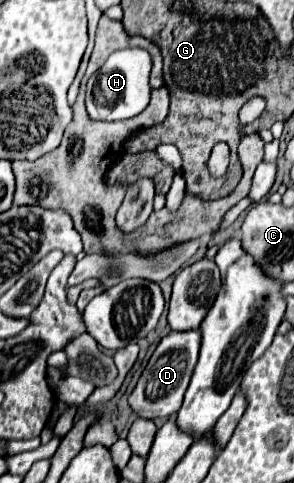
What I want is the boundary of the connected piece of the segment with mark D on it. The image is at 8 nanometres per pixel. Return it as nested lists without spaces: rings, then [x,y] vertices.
[[[189,330],[189,332],[169,332],[159,346],[155,348],[149,364],[145,366],[135,390],[129,396],[129,406],[139,418],[167,418],[173,416],[181,404],[183,404],[183,394],[189,386],[197,354],[199,354],[199,344],[201,344],[201,332],[199,330]]]

